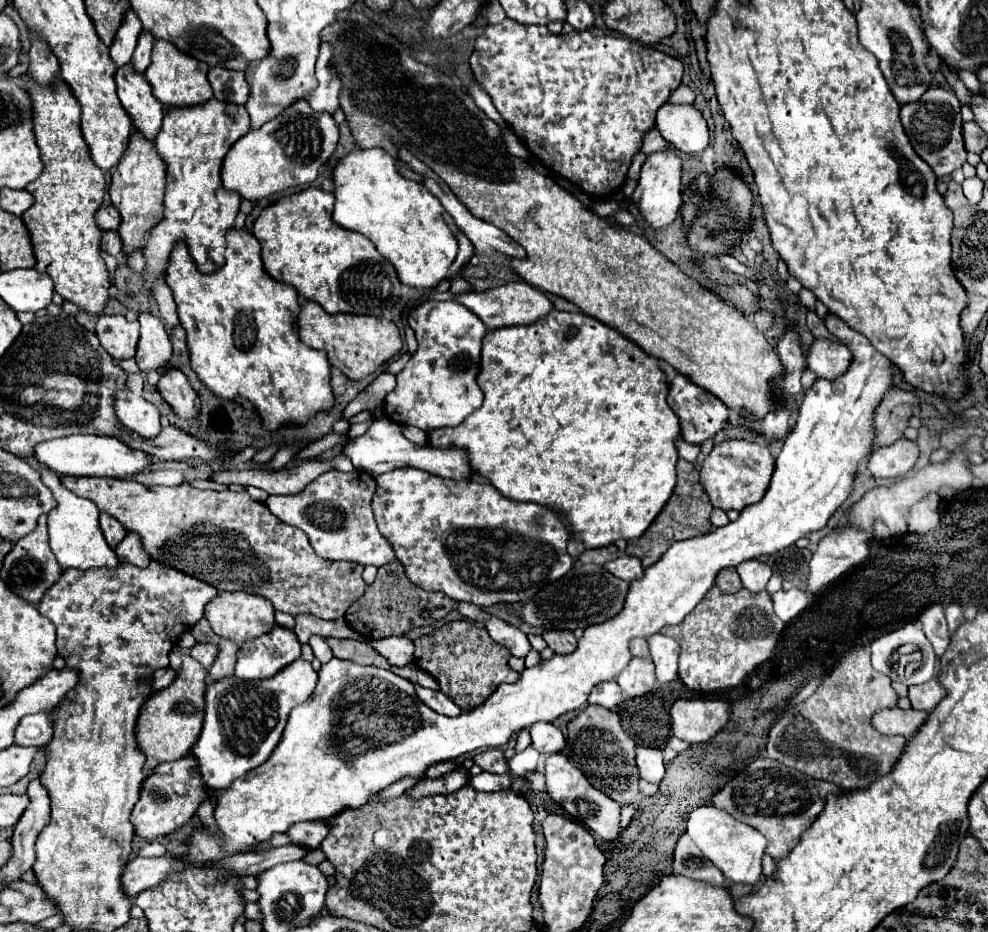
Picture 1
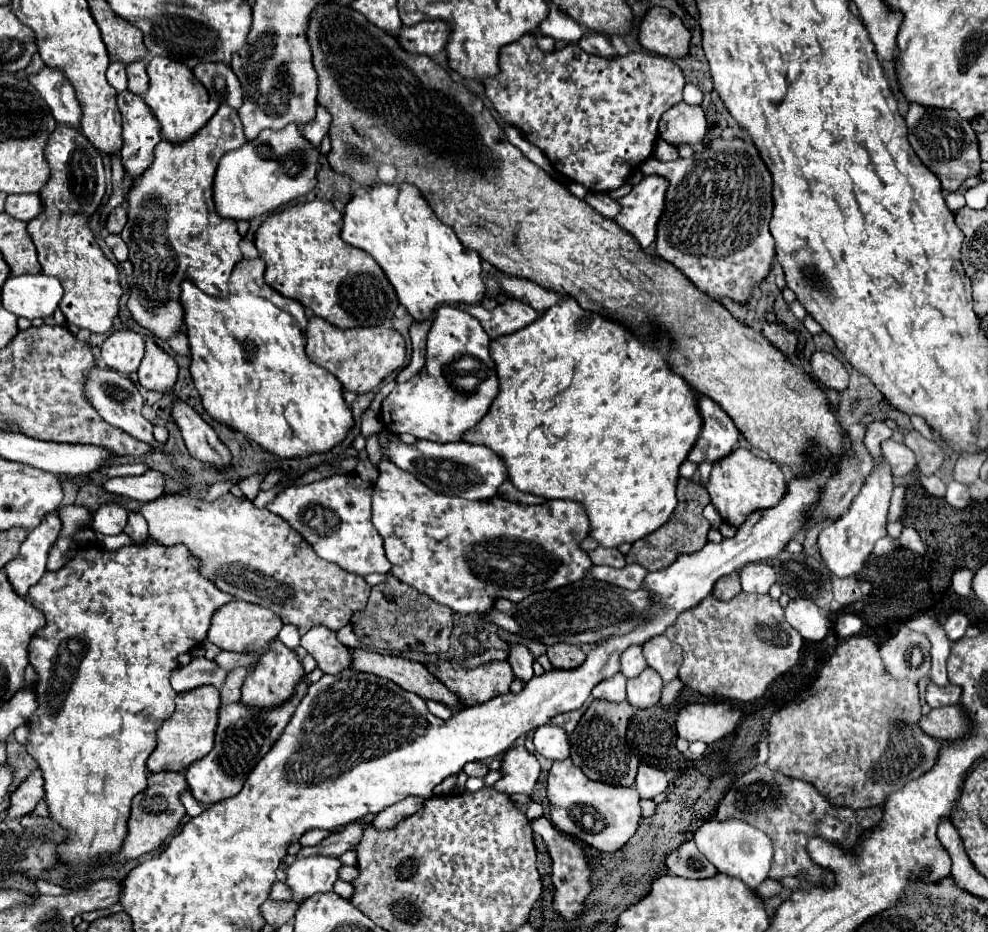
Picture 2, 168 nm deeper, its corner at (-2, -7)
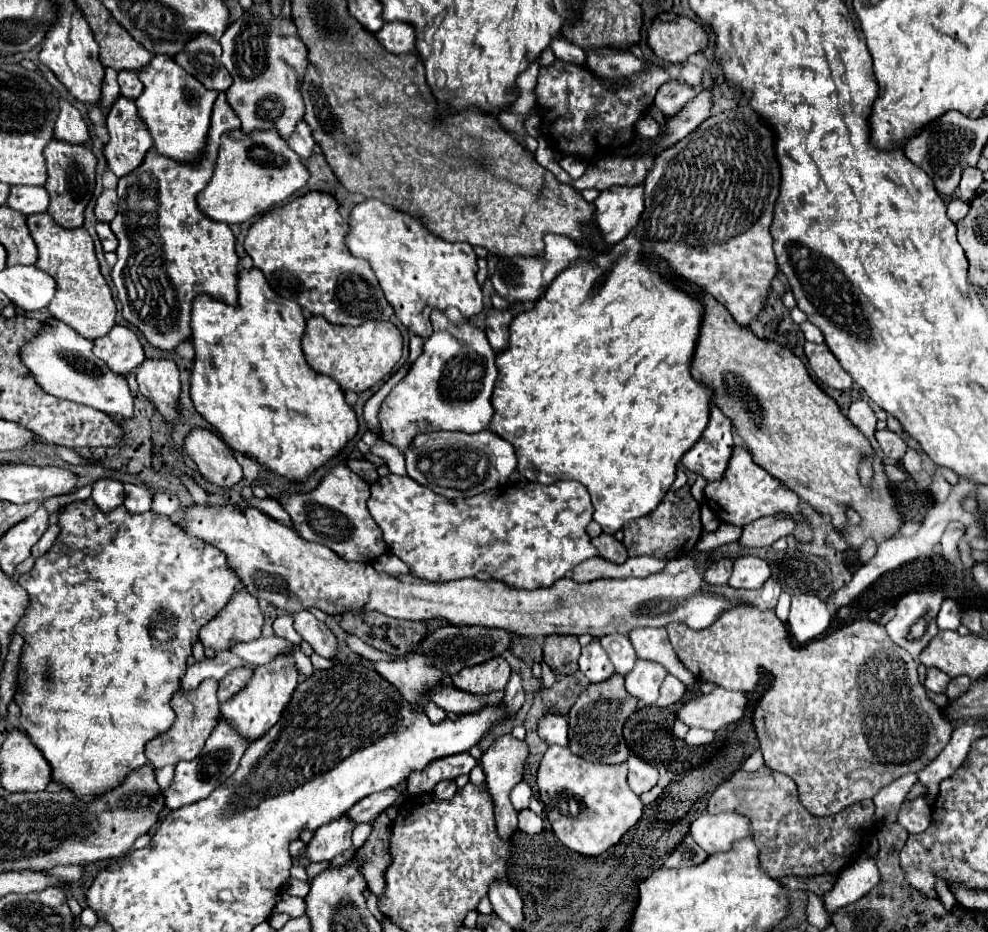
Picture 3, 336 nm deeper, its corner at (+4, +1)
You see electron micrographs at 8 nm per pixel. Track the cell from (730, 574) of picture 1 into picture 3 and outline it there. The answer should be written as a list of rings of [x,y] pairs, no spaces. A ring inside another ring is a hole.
[[[717,559],[709,565],[709,569],[705,569],[703,579],[711,585],[727,585],[729,577],[733,571],[733,561],[731,559]]]

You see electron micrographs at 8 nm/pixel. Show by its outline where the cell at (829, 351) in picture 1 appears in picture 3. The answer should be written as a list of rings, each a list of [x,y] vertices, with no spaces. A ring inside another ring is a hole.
[[[805,343],[805,355],[809,361],[811,371],[817,375],[817,379],[833,389],[849,389],[853,379],[851,375],[841,367],[841,363],[835,359],[835,355],[829,351],[829,347],[823,345],[813,345]]]

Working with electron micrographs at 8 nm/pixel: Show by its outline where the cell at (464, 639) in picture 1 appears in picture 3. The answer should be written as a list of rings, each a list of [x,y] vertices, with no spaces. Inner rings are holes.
[[[493,657],[489,663],[481,663],[477,667],[467,667],[451,677],[453,685],[461,691],[487,695],[491,691],[499,691],[507,685],[511,675],[511,667],[503,657]]]

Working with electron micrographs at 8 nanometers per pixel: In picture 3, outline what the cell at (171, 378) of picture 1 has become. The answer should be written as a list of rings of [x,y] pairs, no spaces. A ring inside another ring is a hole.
[[[195,427],[183,443],[183,451],[195,461],[199,473],[219,487],[233,487],[241,481],[241,465],[235,461],[227,443],[209,429]]]

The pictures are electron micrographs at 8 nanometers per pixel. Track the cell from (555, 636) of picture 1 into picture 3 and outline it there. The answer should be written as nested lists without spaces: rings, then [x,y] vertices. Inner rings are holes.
[[[549,635],[543,641],[543,659],[557,675],[575,673],[581,645],[575,635]]]

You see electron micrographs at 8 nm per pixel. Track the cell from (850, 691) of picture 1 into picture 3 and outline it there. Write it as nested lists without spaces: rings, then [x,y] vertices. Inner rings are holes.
[[[735,603],[723,611],[711,627],[701,631],[693,631],[683,623],[669,623],[665,629],[679,661],[697,681],[715,683],[733,691],[751,691],[757,687],[763,671],[775,675],[773,685],[755,708],[753,726],[761,751],[765,749],[765,765],[789,775],[797,783],[799,799],[809,813],[819,817],[835,815],[847,805],[873,799],[881,787],[905,773],[921,771],[943,751],[949,743],[953,725],[941,715],[939,707],[927,699],[925,687],[919,683],[917,663],[889,639],[884,626],[868,619],[856,620],[801,649],[791,647],[785,626],[773,609],[761,611],[745,603]],[[827,645],[833,645],[835,653],[829,653]],[[853,677],[855,685],[851,681]],[[775,751],[779,757],[773,755]]]

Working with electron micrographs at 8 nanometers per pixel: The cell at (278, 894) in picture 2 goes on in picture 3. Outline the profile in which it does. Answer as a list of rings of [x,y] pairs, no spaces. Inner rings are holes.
[[[289,879],[289,881],[285,883],[283,891],[285,891],[285,893],[289,893],[289,895],[305,897],[305,895],[307,895],[307,891],[309,891],[309,883],[305,883],[305,881],[299,881],[299,879]]]

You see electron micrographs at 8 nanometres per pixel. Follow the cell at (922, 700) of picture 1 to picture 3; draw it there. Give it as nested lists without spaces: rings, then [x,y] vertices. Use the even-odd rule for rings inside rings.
[[[955,677],[955,679],[951,679],[951,683],[949,683],[949,699],[961,697],[969,689],[969,685],[971,685],[969,677]]]

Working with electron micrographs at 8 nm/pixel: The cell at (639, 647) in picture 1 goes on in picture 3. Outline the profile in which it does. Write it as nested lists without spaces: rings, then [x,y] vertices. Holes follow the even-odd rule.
[[[605,635],[605,637],[599,639],[599,643],[607,651],[607,655],[609,655],[611,663],[615,665],[617,673],[627,675],[633,669],[637,655],[635,655],[635,649],[629,643],[627,635]]]

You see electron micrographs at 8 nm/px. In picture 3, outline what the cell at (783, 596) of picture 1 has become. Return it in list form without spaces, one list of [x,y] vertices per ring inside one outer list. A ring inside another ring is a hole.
[[[793,595],[791,597],[791,611],[789,611],[789,631],[799,643],[807,643],[817,639],[825,633],[831,621],[831,611],[827,609],[825,601],[813,595]]]

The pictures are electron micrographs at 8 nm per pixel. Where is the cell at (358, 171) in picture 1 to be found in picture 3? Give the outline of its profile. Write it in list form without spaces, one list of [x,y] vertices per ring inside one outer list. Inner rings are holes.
[[[367,199],[351,209],[345,243],[355,257],[371,263],[397,319],[423,339],[431,335],[429,315],[433,309],[457,307],[467,319],[483,309],[481,287],[475,279],[479,267],[473,247],[439,239],[413,215],[393,211],[393,207],[385,207],[379,199]]]

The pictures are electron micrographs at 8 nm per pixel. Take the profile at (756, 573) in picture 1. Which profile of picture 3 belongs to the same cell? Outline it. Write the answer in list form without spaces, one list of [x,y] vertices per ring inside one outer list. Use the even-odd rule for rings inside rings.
[[[753,555],[737,557],[729,585],[735,589],[757,589],[769,579],[769,575],[771,575],[771,569],[767,561]]]

